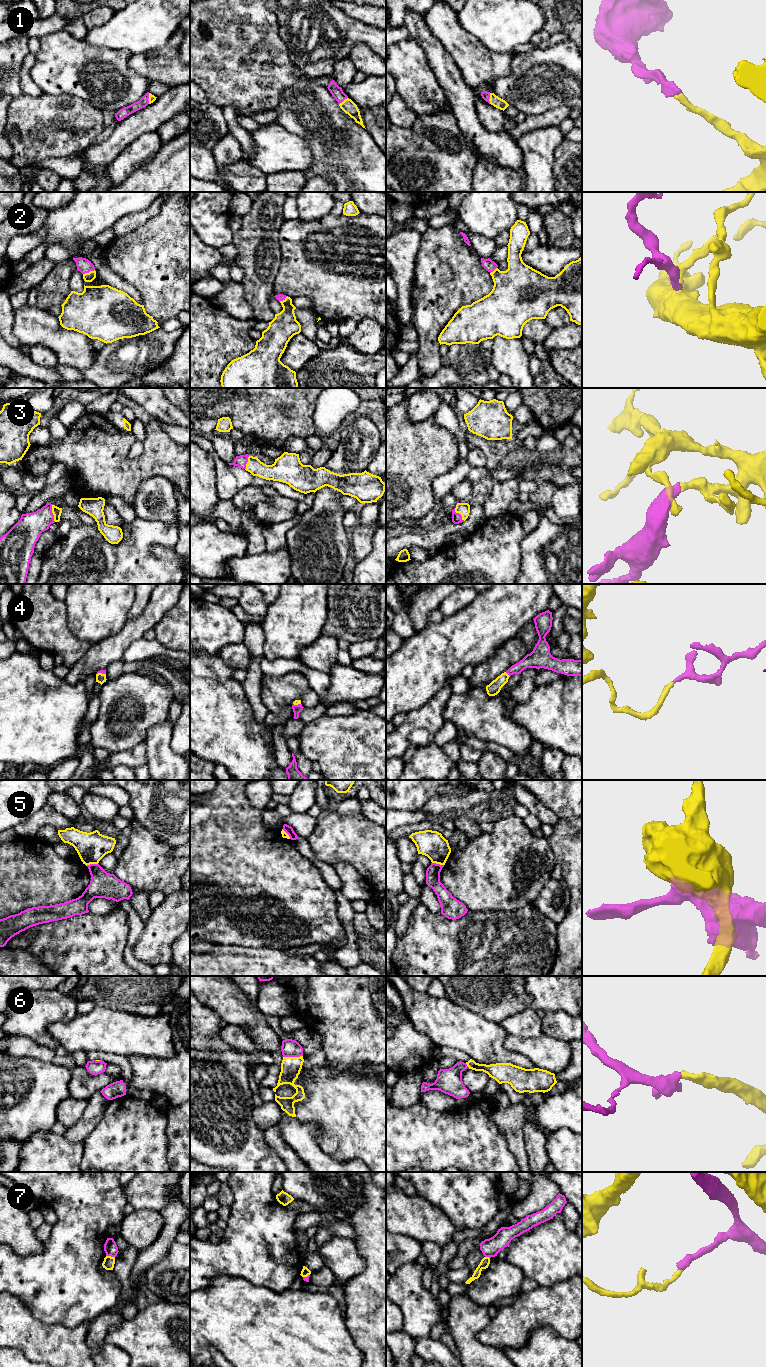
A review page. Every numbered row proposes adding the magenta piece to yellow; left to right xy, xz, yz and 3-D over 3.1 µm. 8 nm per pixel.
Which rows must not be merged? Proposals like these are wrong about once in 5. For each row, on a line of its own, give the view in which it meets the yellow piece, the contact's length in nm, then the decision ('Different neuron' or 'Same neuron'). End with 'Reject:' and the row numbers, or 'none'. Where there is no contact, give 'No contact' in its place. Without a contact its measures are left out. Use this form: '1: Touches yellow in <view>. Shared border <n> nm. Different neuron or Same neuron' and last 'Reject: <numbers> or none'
1: Touches yellow in yz. Shared border 90 nm. Same neuron
2: Touches yellow in xy. Shared border 100 nm. Same neuron
3: Touches yellow in yz. Shared border 130 nm. Same neuron
4: Touches yellow in yz. Shared border 50 nm. Same neuron
5: Touches yellow in yz. Shared border 100 nm. Different neuron
6: Touches yellow in xz. Shared border 160 nm. Same neuron
7: Touches yellow in xy. Shared border 70 nm. Different neuron
Reject: 5, 7

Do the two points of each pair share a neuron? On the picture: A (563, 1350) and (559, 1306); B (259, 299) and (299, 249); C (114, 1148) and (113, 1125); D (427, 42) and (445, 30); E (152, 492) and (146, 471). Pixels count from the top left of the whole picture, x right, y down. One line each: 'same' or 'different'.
A: different
B: different
C: same
D: different
E: different

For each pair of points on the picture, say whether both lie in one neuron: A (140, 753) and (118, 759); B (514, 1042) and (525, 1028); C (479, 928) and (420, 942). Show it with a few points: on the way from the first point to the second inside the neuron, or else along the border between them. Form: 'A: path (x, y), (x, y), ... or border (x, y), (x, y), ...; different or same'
A: path (135, 757), (123, 758); same
B: border (509, 1033), (522, 1037), (538, 1037), (541, 1035); different
C: path (464, 939), (459, 939), (456, 942), (435, 942); same

